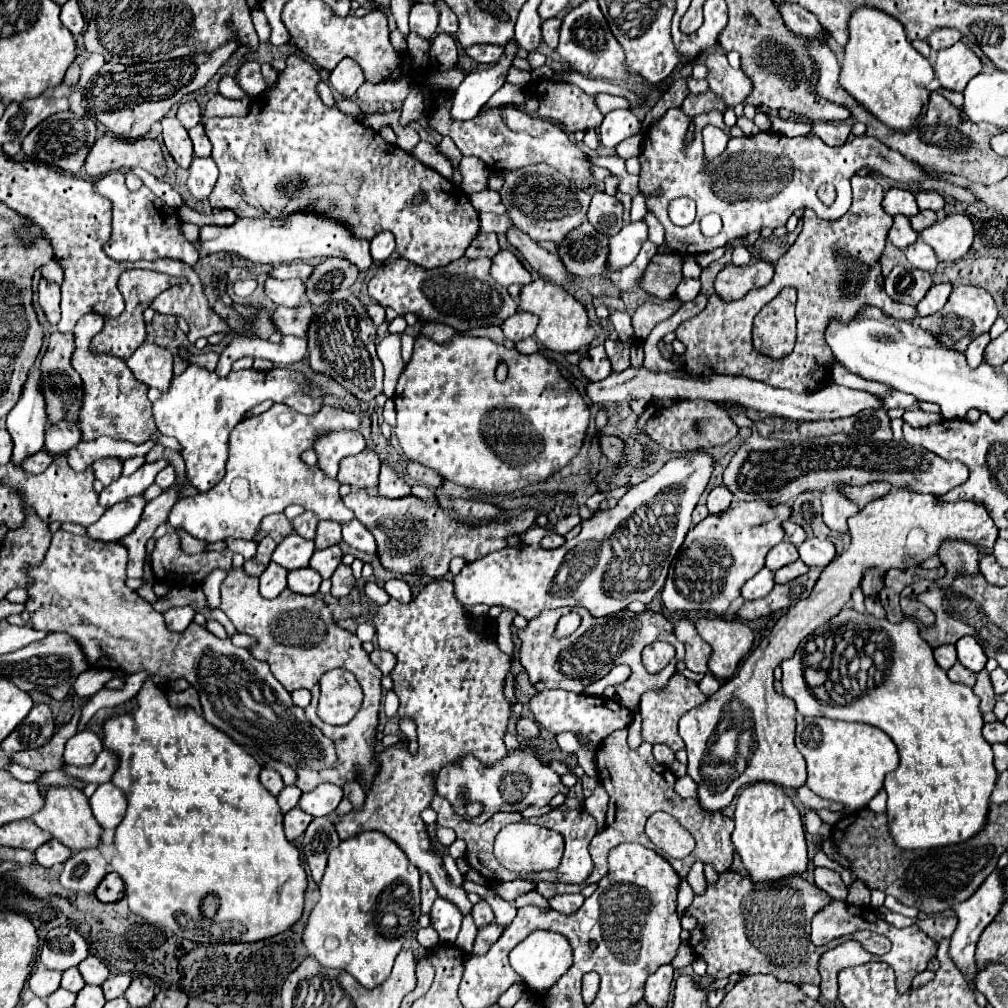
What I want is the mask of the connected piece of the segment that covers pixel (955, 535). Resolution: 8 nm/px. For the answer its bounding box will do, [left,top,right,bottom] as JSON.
[679,487,997,811]

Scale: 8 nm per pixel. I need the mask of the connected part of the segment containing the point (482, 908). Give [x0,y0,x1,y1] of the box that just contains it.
[473,901,493,929]

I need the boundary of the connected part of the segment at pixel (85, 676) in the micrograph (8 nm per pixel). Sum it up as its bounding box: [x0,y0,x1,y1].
[73,669,125,697]

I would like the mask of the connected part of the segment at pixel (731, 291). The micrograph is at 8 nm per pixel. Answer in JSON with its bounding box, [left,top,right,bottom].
[715,259,775,301]

